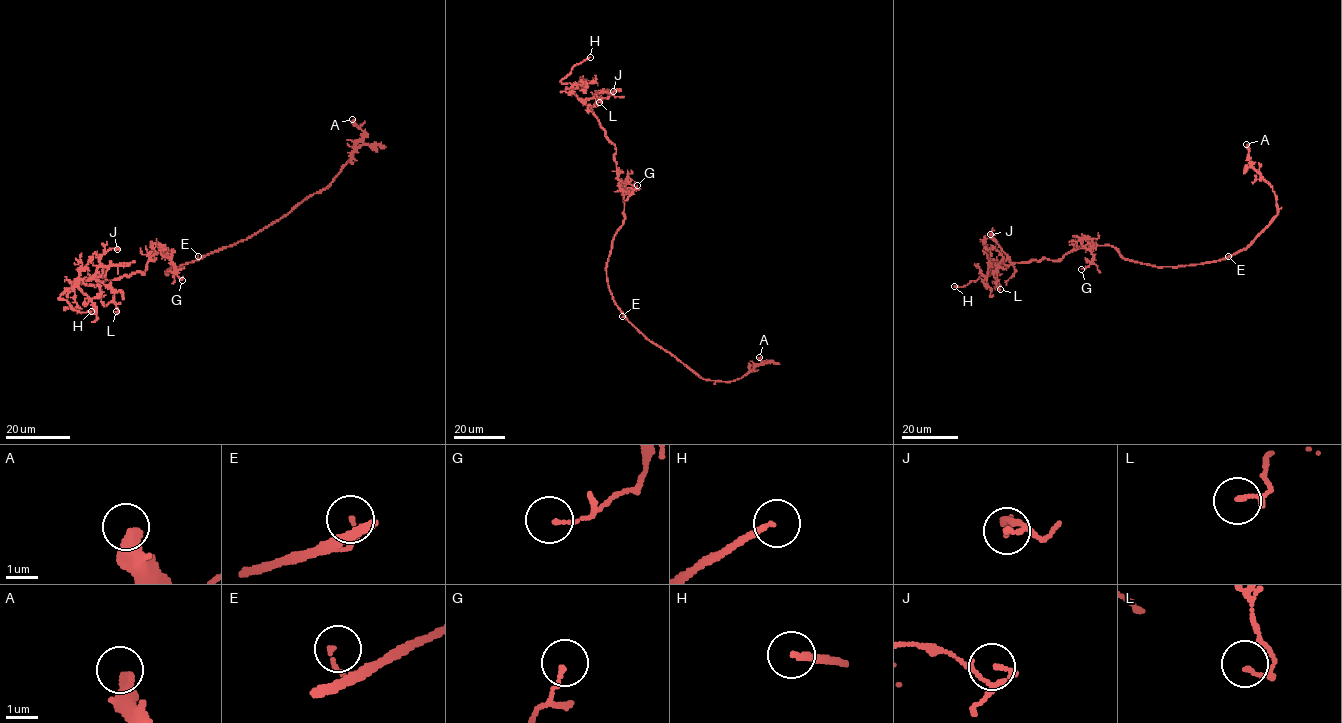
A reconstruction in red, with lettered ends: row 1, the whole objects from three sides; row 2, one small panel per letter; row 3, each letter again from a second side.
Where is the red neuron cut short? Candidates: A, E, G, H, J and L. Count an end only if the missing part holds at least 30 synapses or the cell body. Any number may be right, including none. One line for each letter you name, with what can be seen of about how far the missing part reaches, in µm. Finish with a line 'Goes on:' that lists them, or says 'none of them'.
H: 30 µm
Goes on: H

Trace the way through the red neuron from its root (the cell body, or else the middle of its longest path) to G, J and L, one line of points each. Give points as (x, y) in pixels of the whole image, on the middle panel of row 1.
G: (608, 258), (614, 235), (625, 217), (623, 192), (629, 190), (632, 194), (637, 185)
J: (608, 258), (614, 235), (625, 217), (616, 148), (591, 108), (578, 99), (594, 106), (600, 91), (613, 91)
L: (608, 258), (614, 235), (625, 217), (616, 148), (591, 108), (578, 99), (602, 98), (599, 102)

